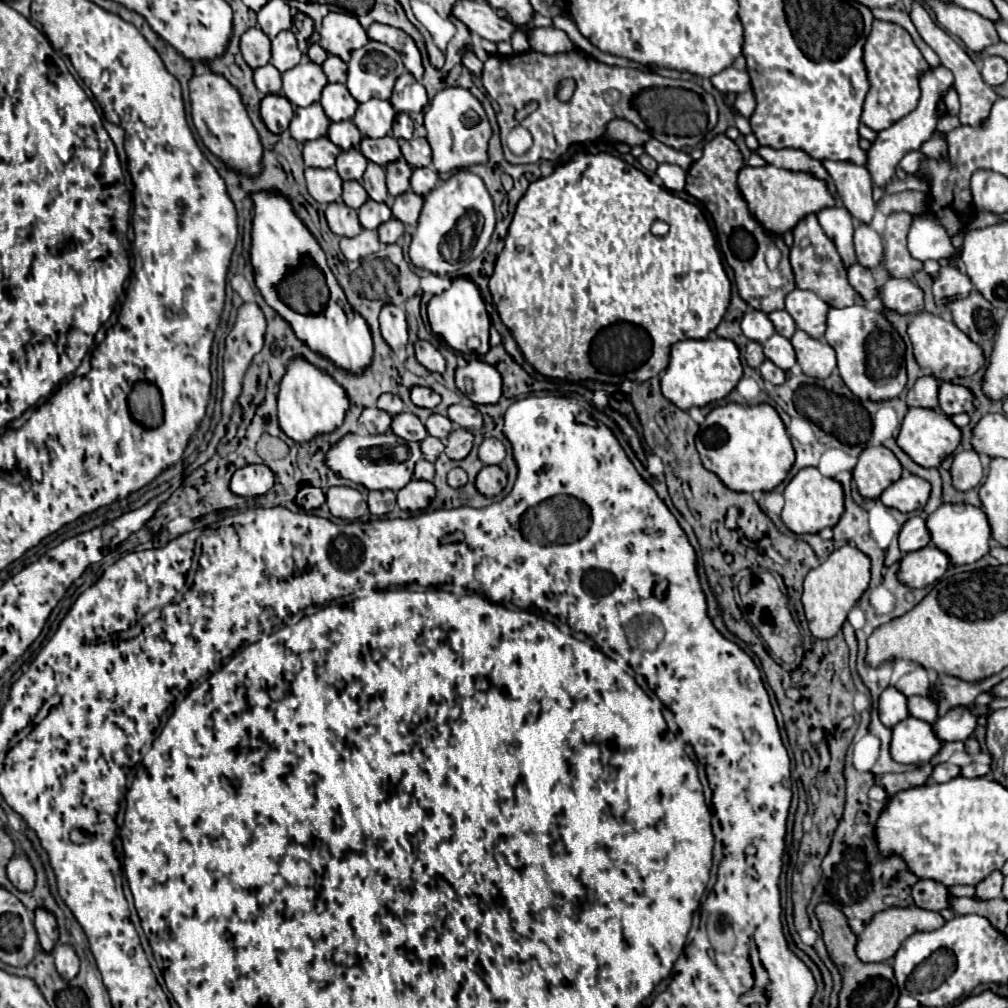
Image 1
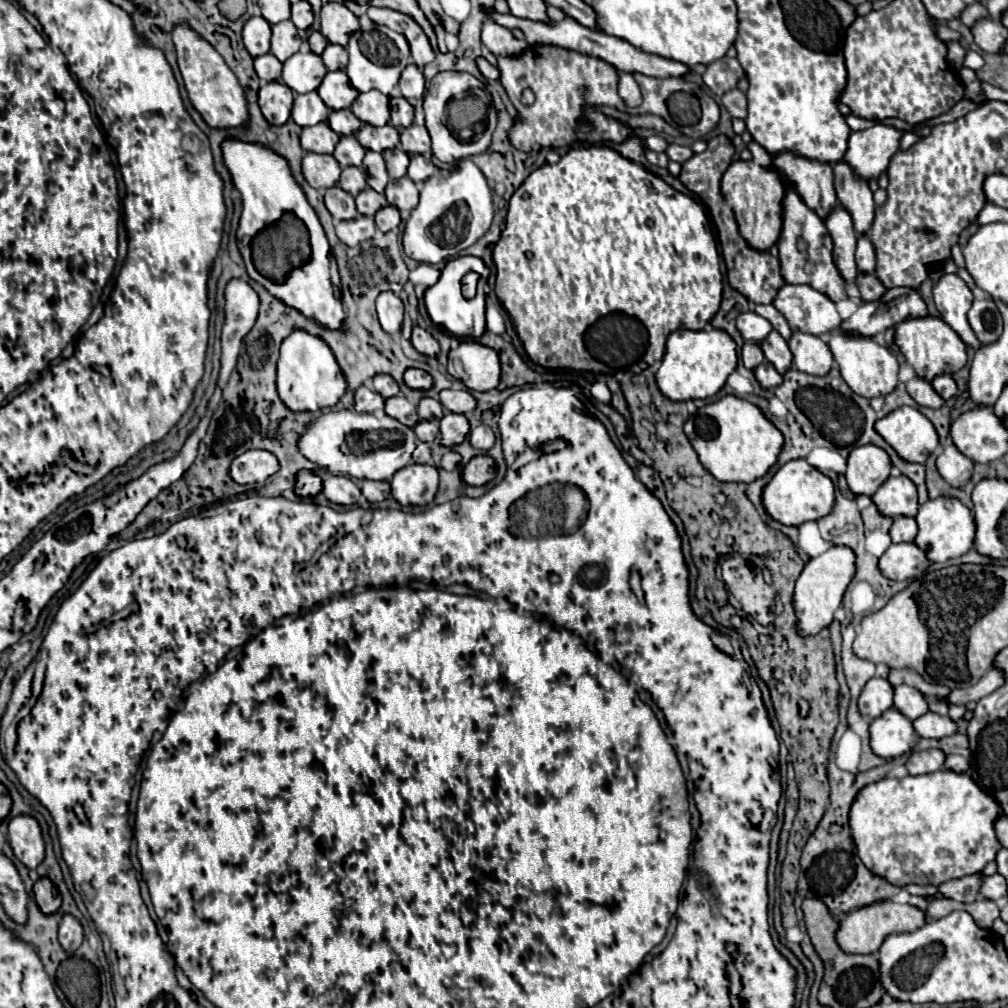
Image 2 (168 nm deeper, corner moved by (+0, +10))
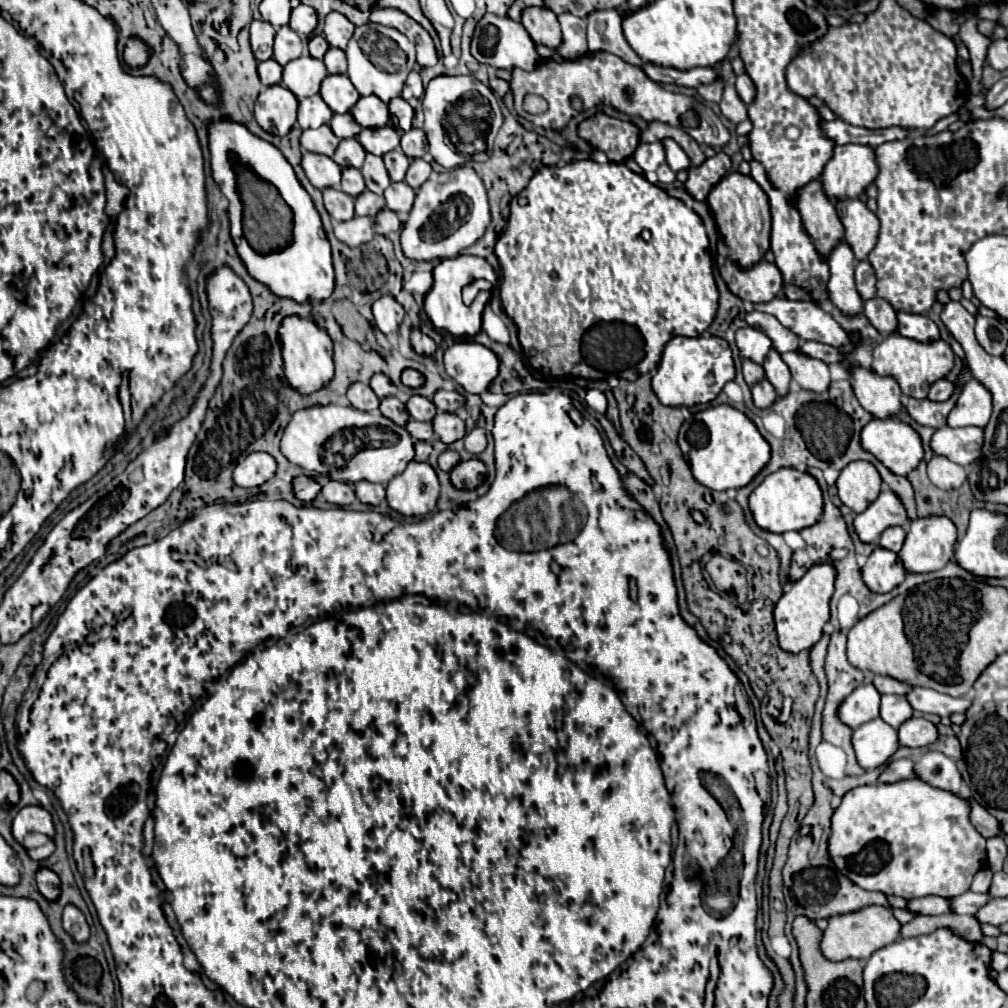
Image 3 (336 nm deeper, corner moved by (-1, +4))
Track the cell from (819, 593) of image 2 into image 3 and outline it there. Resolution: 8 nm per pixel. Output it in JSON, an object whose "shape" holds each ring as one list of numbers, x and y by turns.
{"shape":[[815,564,807,570,807,574,793,582,779,602,773,608,773,620,775,620,775,632,781,650,797,654,801,650,809,650,823,634,823,626,829,620,829,600,833,596,833,582,835,582,835,570,829,564]]}

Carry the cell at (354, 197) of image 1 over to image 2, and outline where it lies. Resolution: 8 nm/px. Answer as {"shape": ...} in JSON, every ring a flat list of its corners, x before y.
{"shape":[[356,166,342,168,342,176,338,180,338,186,342,190,346,190,348,194,356,196,358,192,362,192,366,188,366,174,364,174,364,170,356,168]]}

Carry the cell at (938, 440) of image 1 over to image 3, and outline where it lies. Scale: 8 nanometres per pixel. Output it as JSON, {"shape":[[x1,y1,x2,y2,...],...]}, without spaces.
{"shape":[[871,420,861,430,861,446,893,474,905,476,923,460,919,434,901,420]]}

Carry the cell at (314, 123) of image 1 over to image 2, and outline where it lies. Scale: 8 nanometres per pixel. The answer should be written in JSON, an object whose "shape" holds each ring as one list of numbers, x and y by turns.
{"shape":[[308,92,308,94,294,94,294,108,292,108,292,118,298,126,314,126,318,122,328,120,332,110,322,102,318,92]]}

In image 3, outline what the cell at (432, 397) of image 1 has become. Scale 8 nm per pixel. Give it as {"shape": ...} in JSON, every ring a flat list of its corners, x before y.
{"shape":[[407,368,407,370,403,370,403,374,401,374,401,382,403,382,405,386,419,388,419,386,423,386,425,378,423,378,421,372,417,372,417,370,413,370,413,368]]}

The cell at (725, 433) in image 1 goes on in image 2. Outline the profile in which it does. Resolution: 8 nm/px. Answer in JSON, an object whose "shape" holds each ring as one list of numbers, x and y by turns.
{"shape":[[724,396,718,402,706,404,702,406,686,424,684,424,684,432,690,438,694,450,698,452,700,462,704,464,704,468,722,482,754,482,756,478,762,478,778,460,780,450,784,446,784,436,782,432,762,414,762,410,758,406,754,406,748,400,742,400,738,396]]}

